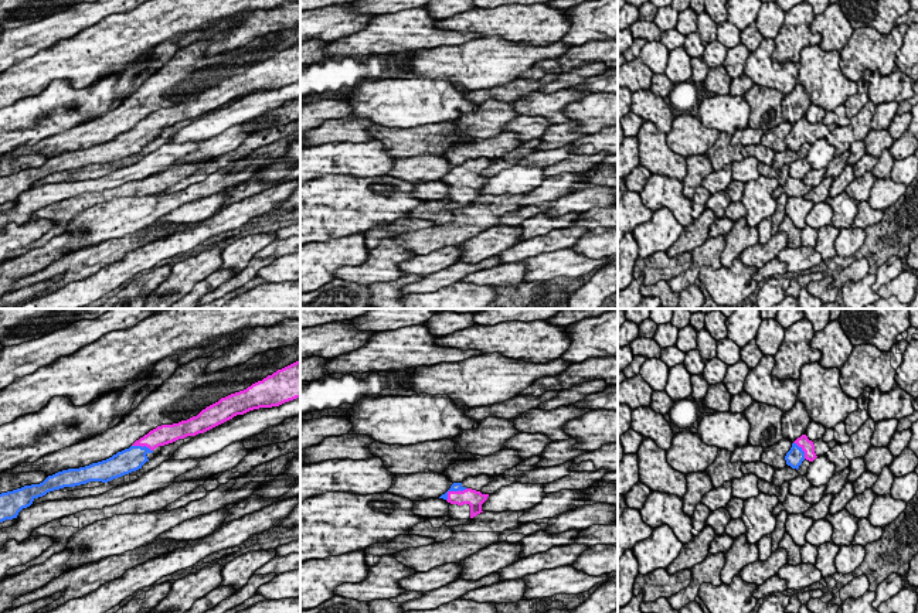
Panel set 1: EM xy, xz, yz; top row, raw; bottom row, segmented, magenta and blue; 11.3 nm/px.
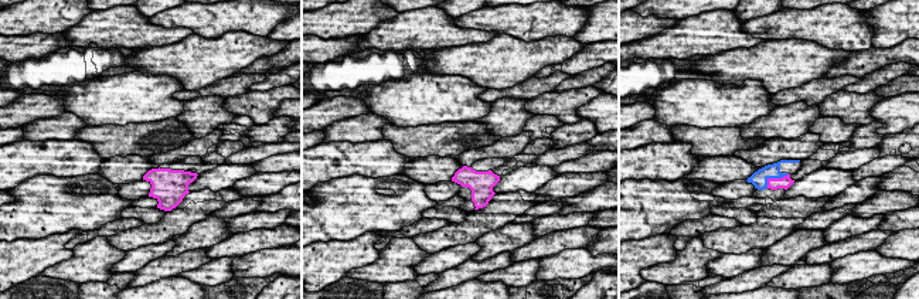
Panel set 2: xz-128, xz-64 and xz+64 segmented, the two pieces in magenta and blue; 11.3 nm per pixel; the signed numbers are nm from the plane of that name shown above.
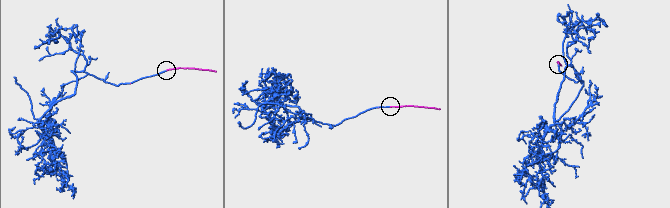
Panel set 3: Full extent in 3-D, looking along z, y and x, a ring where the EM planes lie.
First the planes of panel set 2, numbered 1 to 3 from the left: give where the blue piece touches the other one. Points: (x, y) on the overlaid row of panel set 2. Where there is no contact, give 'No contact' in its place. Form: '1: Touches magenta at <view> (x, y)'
1: No contact
2: No contact
3: Touches magenta at xz+64 (773, 179)

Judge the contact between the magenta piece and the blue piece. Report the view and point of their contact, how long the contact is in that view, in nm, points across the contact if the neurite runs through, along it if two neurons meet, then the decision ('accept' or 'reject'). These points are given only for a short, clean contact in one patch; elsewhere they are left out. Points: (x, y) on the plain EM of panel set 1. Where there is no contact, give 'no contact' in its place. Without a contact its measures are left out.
xz (454, 174) | 280 nm | accept

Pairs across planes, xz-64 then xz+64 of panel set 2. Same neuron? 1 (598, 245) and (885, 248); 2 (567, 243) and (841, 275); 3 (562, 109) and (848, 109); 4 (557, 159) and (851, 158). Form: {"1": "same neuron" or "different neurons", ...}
{"1": "same neuron", "2": "different neurons", "3": "same neuron", "4": "same neuron"}

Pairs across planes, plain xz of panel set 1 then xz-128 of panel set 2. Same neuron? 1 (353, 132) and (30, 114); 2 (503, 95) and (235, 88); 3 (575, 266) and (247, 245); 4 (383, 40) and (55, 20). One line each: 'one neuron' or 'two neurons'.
1: two neurons
2: one neuron
3: two neurons
4: two neurons

